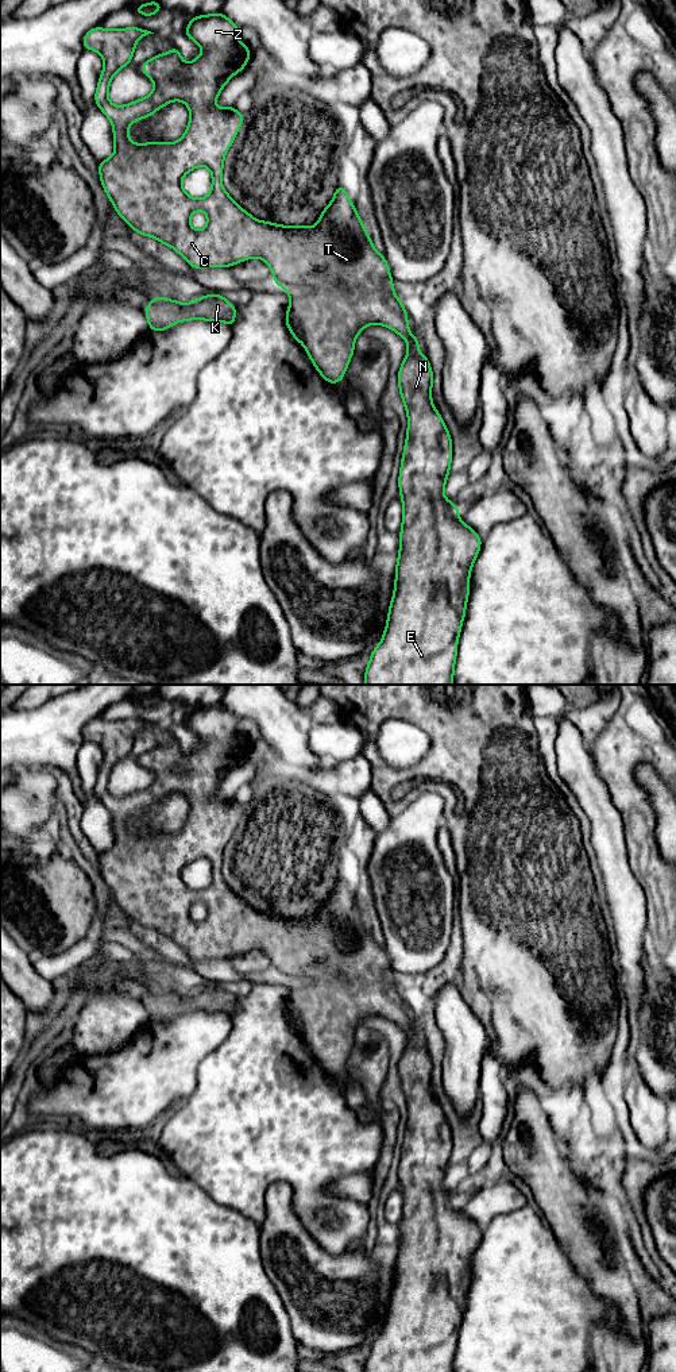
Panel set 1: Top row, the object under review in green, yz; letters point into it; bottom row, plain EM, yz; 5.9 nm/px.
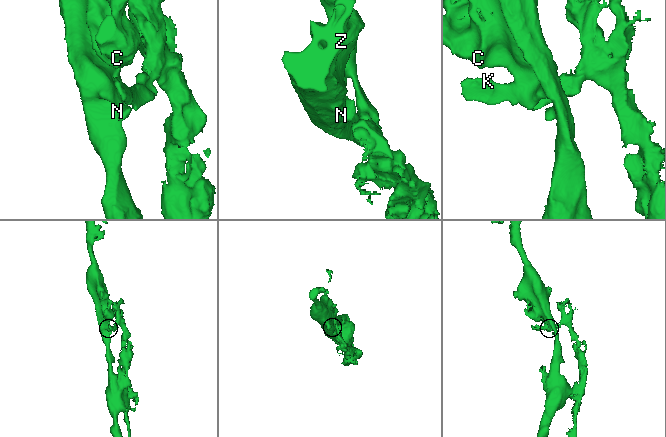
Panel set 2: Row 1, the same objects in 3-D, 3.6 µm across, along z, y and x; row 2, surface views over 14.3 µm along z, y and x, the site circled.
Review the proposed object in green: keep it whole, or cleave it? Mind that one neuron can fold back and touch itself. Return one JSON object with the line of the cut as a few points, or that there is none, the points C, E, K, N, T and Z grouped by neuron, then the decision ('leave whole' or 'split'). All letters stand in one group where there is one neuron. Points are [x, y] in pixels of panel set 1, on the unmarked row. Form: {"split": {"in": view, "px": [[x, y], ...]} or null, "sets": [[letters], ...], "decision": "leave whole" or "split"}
{"split": {"in": "yz", "px": [[289, 999], [301, 1018], [304, 1033]]}, "sets": [["C", "E", "N", "T", "Z"], ["K"]], "decision": "split"}

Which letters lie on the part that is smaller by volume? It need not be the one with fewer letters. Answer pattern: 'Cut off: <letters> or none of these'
Cut off: K

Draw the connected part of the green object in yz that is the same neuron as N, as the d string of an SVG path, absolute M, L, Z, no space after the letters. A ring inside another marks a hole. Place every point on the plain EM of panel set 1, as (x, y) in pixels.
M221 704L192 709L185 725L204 744L190 755L185 755L179 741L174 737L169 744L143 754L142 763L154 772L154 782L147 789L121 798L113 797L108 790L111 772L121 759L134 751L136 733L154 724L138 718L119 721L94 718L86 724L82 731L84 740L100 744L104 751L94 793L111 812L115 832L113 847L98 853L98 870L113 899L132 921L174 940L186 951L190 959L229 959L250 949L262 949L270 957L274 974L289 983L290 1002L302 1018L305 1043L327 1074L337 1075L343 1072L354 1045L356 1026L363 1024L366 1017L385 1017L405 1030L407 1045L398 1063L399 1086L407 1103L407 1125L398 1171L403 1196L402 1219L399 1222L401 1236L387 1315L382 1333L371 1344L364 1372L453 1372L457 1331L470 1286L470 1264L479 1245L482 1230L459 1210L460 1200L456 1195L444 1188L445 1172L452 1153L452 1132L441 1106L430 1091L433 1063L426 1045L421 1047L418 1044L420 1030L410 1025L409 1006L402 997L402 991L397 988L393 980L394 971L390 968L385 947L376 944L355 897L340 875L337 875L331 895L322 901L313 920L308 917L278 917L273 913L256 912L224 882L221 874L224 847L243 816L244 805L237 803L232 797L216 799L213 795L231 768L242 763L250 751L251 741L237 731L239 720L240 717L236 717ZM177 791L184 793L190 802L189 816L178 833L135 836L130 832L128 818L134 813L146 810L166 795ZM198 858L206 858L212 864L212 880L204 890L190 889L181 875L184 867ZM196 902L204 902L208 909L208 914L201 922L196 922L190 917L192 905Z

